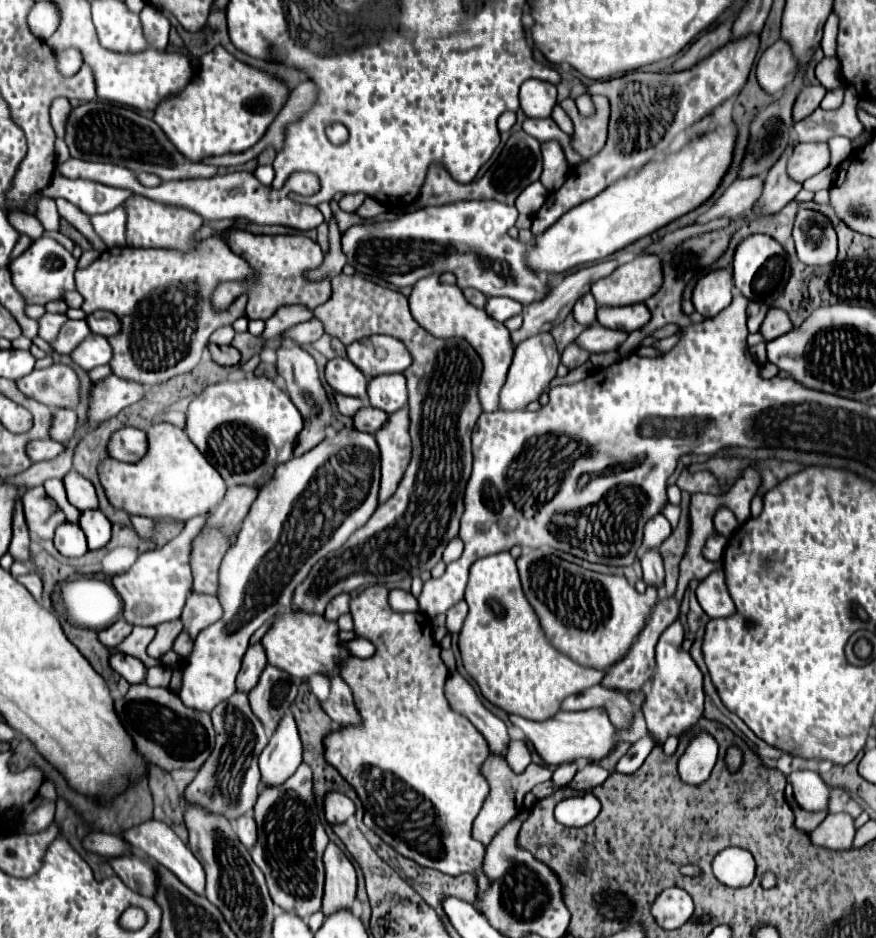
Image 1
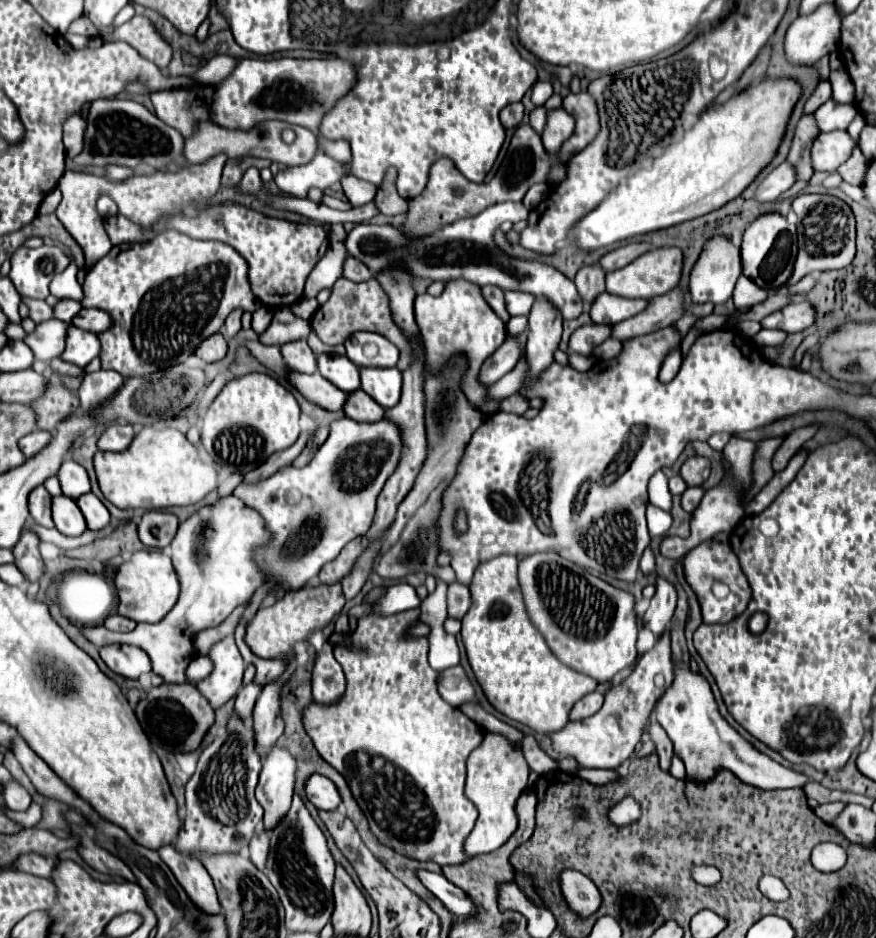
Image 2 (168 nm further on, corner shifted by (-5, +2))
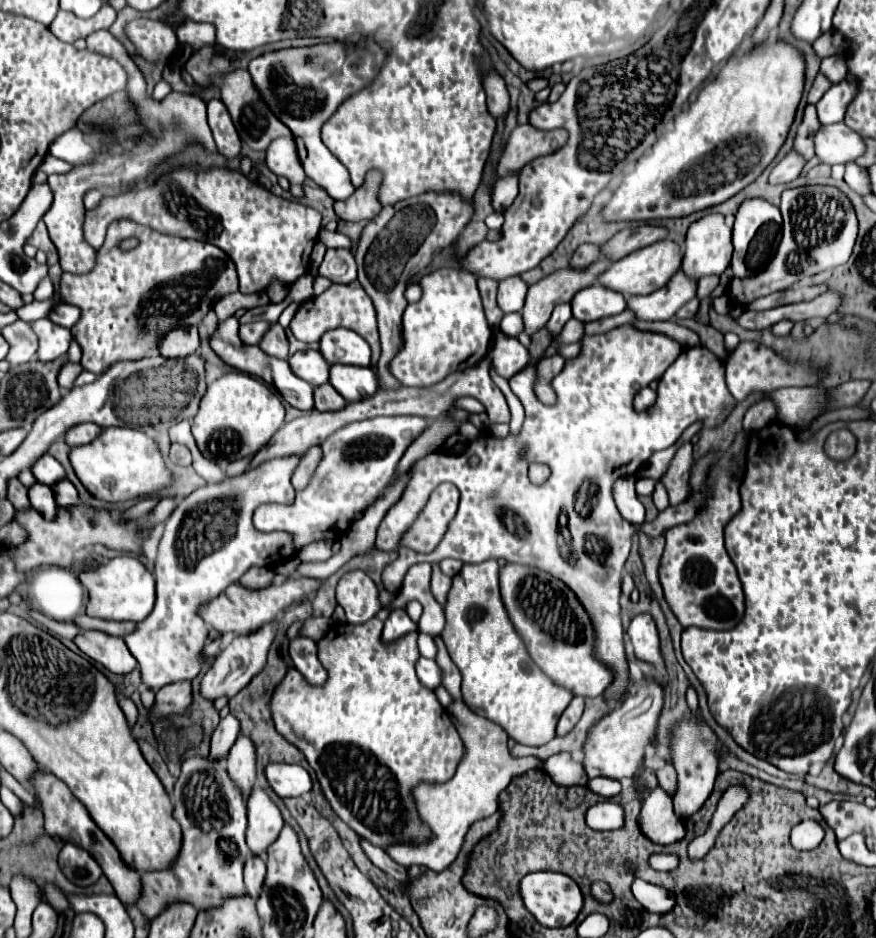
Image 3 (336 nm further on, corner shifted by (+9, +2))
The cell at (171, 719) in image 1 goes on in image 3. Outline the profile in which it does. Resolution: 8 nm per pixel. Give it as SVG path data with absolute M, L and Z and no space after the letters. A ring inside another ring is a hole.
M181 680L167 684L157 692L155 706L149 710L151 718L169 718L173 714L183 714L191 704L191 680Z

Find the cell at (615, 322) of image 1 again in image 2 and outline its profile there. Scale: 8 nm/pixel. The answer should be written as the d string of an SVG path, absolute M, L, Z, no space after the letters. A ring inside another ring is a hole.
M603 294L595 300L595 306L591 306L591 318L595 324L607 324L613 326L617 322L623 322L627 318L633 318L635 314L643 312L647 308L647 300L629 300L619 298L611 294Z

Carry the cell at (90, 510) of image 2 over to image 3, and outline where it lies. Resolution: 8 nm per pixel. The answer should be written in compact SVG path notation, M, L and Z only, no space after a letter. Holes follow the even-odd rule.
M61 478L59 482L55 482L51 486L51 490L53 490L55 502L59 506L73 506L77 502L77 490L75 490L75 486L67 478Z

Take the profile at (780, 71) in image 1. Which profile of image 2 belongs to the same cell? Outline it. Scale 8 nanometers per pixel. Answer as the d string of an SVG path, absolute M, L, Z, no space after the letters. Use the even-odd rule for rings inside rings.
M835 4L831 6L821 6L819 12L809 14L807 18L797 18L785 36L785 58L791 66L813 66L819 58L831 54L837 50L839 42L839 26L841 26L841 16L835 10Z

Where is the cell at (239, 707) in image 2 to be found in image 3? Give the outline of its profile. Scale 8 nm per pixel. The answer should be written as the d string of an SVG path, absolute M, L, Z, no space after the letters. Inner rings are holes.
M229 714L227 718L223 718L217 726L217 730L211 736L211 748L209 748L209 758L211 760L223 760L231 746L235 744L239 736L239 722L237 718L233 718L233 714Z

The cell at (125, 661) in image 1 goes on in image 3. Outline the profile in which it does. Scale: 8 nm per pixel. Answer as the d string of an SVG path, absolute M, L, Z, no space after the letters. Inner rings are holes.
M89 630L89 632L77 634L73 642L83 654L87 654L89 658L103 664L107 670L115 674L127 674L137 666L137 660L125 646L123 638L117 638L105 632L97 632L97 630Z

